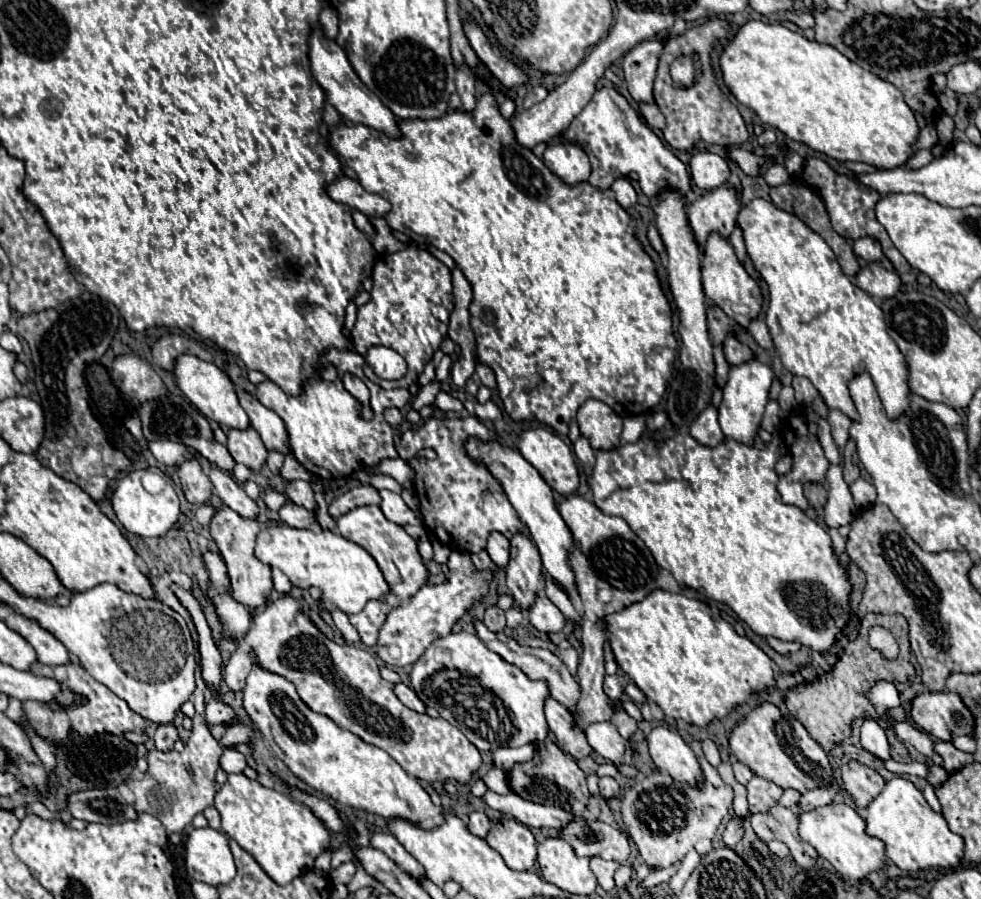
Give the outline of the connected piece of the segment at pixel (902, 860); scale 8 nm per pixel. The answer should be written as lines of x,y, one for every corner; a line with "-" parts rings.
893,777
867,809
867,833
885,841
887,859
905,871
923,871
929,867
957,867
963,859
963,837
953,833
941,813
935,813
923,793
903,777

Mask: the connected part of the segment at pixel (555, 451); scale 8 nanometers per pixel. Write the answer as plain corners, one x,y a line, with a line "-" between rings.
527,429
519,437
519,451
553,491
561,495
577,491
579,471
573,453
555,433
547,429

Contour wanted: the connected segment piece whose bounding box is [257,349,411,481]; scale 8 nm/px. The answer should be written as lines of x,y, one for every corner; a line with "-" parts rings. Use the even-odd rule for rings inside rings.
331,349
327,355
321,357
321,365
329,365
333,363
339,369
339,379
329,383
329,381
321,381
311,377
303,389
303,393
299,397
289,397
285,395
285,391
281,387
277,387
271,381
265,381
257,387
257,399
271,411
275,411
287,427
289,433
289,445
291,445
291,453
295,455
295,459
313,475
321,477
321,479
343,479
349,477
353,473
353,465
357,465
357,461
365,461
369,465
373,465
373,461
381,461
381,457
397,457
395,445
393,445
393,429
391,425
385,421
383,411
389,407
399,407
403,409
411,395
407,389
393,389
393,391
385,391
379,385
371,383
365,375
363,375
363,363
365,359
355,353
355,351
337,351
-
345,373
353,373
357,375
371,391
371,407
375,411
375,417
371,421
363,421
361,417
361,403
347,393
347,389
343,387
341,375
-
367,439
375,441
375,449
367,449

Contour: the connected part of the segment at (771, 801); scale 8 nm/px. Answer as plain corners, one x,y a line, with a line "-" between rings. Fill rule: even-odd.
753,777
747,783
747,799
749,799
749,813
765,813
769,811
781,797
783,789
773,785
771,781
765,781
761,777

